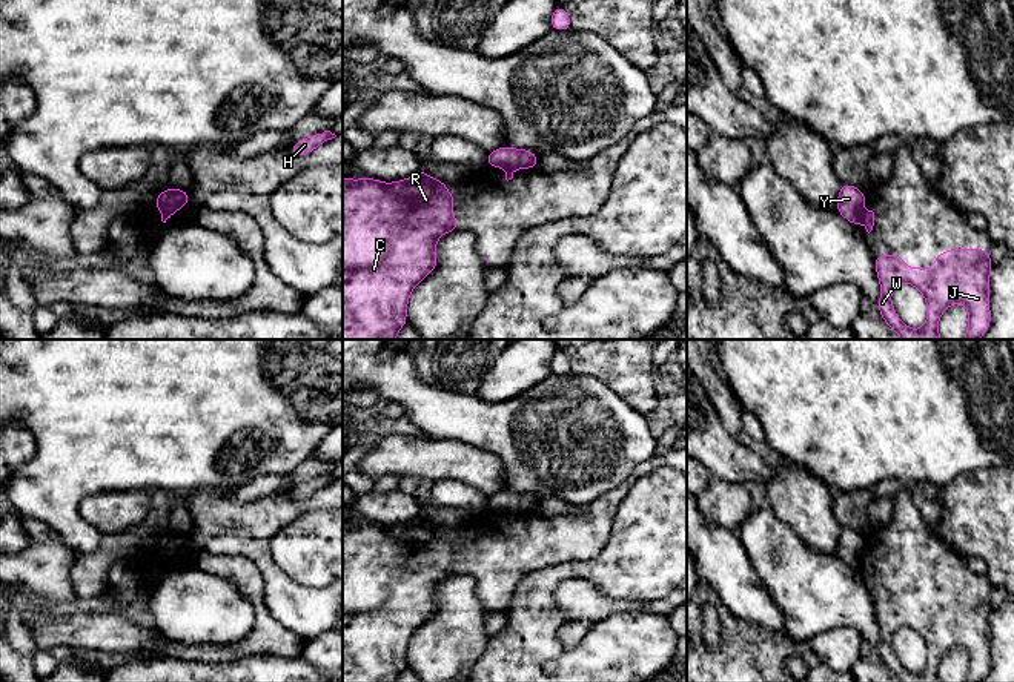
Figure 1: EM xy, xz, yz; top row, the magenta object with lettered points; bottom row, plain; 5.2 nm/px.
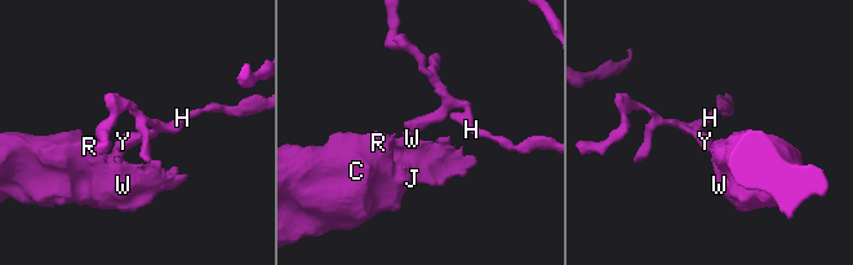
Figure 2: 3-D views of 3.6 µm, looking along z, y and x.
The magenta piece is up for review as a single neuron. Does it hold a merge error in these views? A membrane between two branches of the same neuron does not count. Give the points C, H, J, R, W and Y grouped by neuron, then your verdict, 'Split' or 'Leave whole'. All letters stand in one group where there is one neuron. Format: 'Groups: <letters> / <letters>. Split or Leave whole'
Groups: C J R W / H Y. Split

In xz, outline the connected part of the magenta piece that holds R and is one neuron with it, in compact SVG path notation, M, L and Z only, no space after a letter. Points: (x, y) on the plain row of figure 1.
M422 515L392 527L343 521L343 682L396 682L407 668L406 656L413 633L438 610L436 585L458 574L453 544L447 527Z

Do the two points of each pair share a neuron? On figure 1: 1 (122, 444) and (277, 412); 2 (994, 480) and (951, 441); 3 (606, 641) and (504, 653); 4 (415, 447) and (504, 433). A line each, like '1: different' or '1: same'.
1: same
2: different
3: same
4: different

